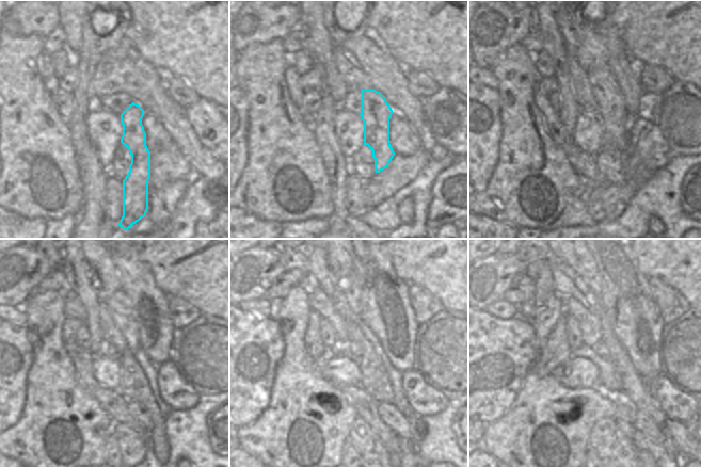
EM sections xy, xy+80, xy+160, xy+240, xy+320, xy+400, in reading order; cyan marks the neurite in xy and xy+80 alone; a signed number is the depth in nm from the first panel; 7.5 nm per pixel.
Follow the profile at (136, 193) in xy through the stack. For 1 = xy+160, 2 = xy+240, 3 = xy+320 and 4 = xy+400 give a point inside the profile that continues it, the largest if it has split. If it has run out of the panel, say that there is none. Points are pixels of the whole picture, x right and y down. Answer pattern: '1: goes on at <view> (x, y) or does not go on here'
1: goes on at xy+160 (615, 118)
2: goes on at xy+240 (120, 305)
3: goes on at xy+320 (350, 286)
4: goes on at xy+400 (580, 261)

